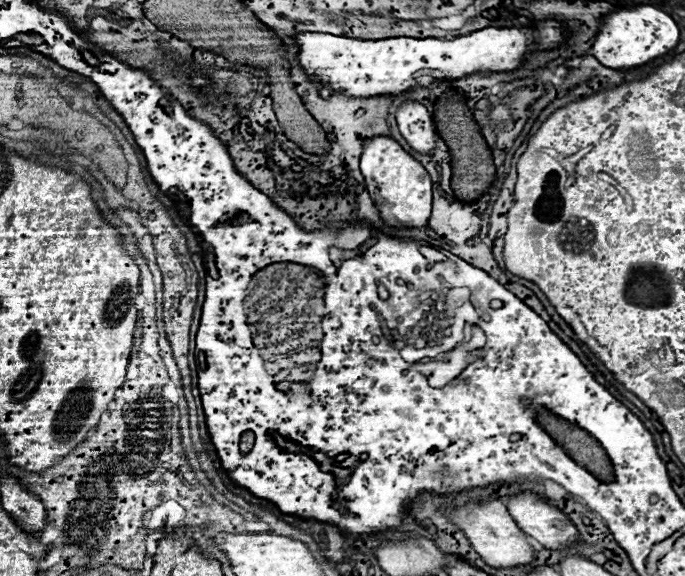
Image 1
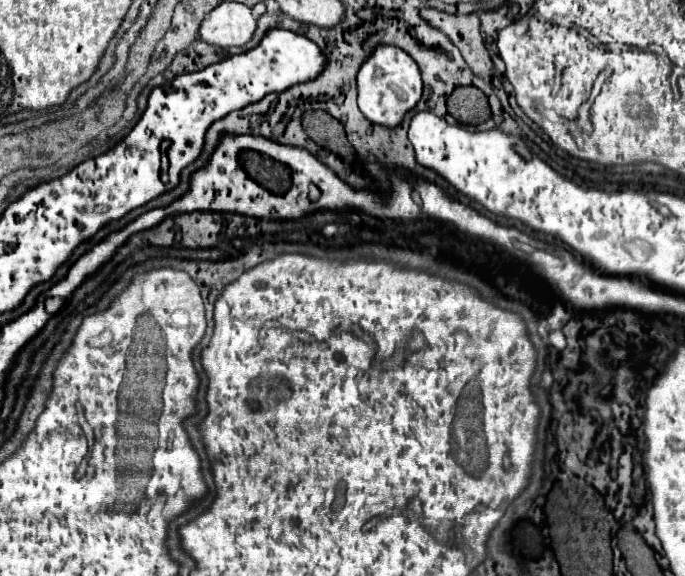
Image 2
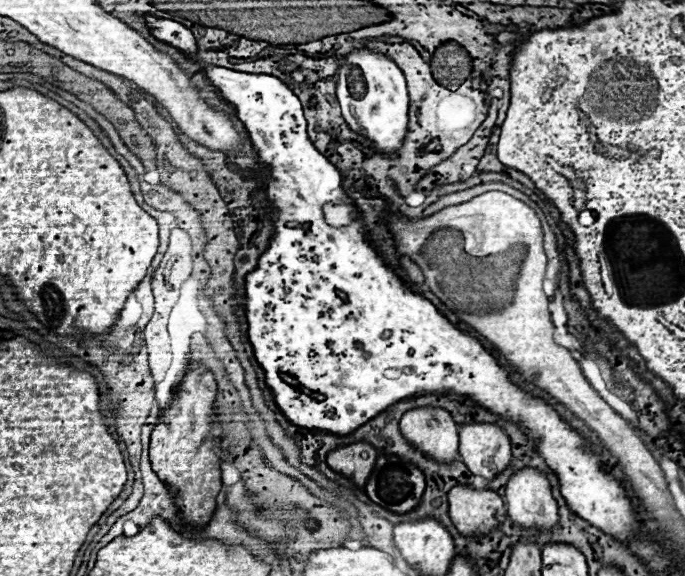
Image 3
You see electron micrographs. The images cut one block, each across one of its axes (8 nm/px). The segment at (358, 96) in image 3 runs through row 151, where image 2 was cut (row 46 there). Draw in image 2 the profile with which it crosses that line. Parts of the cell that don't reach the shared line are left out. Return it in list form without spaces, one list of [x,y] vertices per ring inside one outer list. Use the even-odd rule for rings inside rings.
[[[382,44],[366,58],[358,72],[358,106],[362,114],[380,126],[398,126],[408,110],[416,106],[422,96],[422,78],[418,64],[398,46]]]

